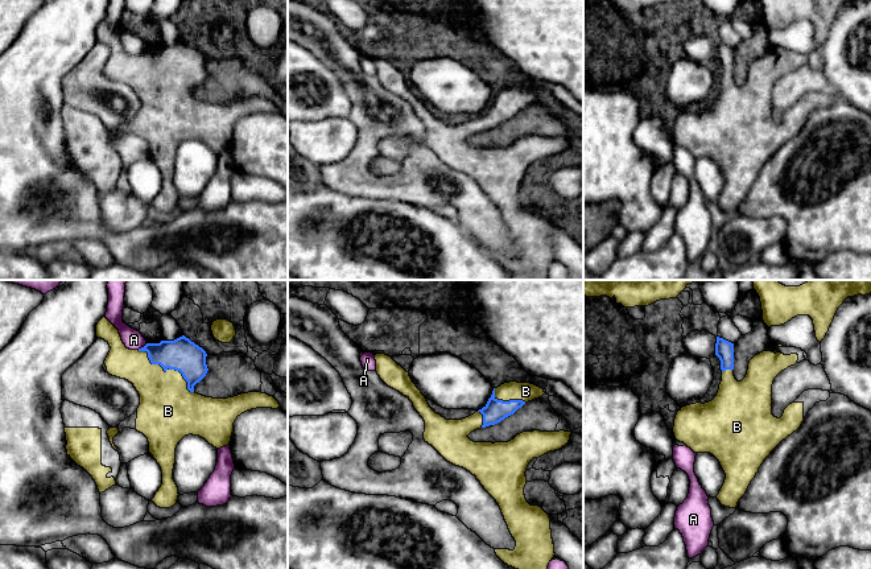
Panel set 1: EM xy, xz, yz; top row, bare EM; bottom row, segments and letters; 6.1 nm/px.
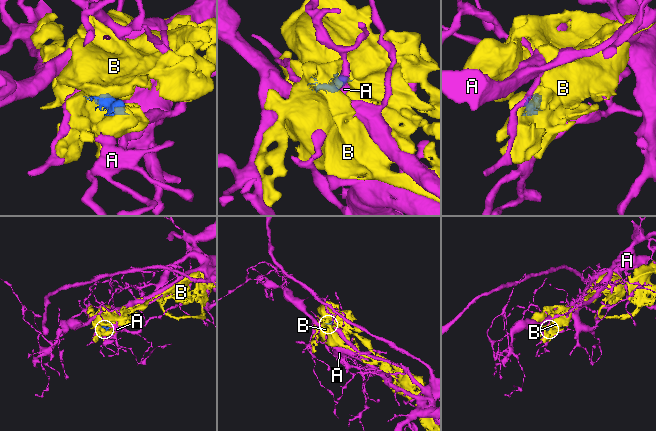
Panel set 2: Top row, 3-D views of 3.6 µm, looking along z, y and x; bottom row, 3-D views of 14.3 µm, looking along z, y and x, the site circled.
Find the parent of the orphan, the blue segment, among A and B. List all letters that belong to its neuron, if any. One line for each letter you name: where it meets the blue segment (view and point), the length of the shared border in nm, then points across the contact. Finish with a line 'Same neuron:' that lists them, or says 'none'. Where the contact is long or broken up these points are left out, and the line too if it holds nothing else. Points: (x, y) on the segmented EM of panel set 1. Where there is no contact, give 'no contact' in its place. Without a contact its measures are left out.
B: xy (166, 368) | 440 nm
Same neuron: B

